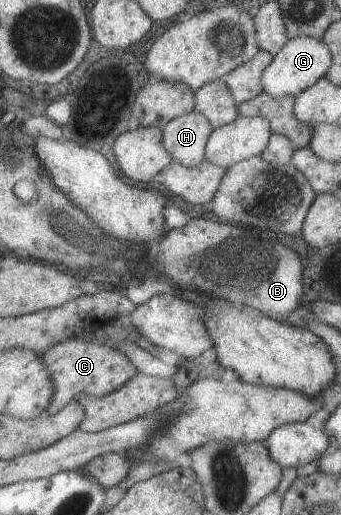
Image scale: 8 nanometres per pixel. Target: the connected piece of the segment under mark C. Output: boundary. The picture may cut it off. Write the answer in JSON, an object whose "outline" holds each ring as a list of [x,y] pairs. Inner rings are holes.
{"outline":[[[70,338],[62,344],[56,344],[42,356],[42,360],[48,366],[48,372],[54,380],[56,392],[50,402],[48,414],[58,414],[64,407],[67,407],[78,395],[89,394],[102,398],[124,386],[128,380],[132,380],[138,373],[136,366],[130,362],[127,354],[118,349],[100,346],[95,342],[86,342],[77,338]]]}

